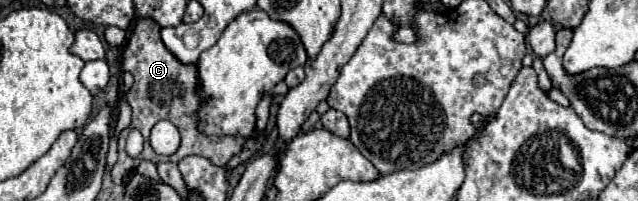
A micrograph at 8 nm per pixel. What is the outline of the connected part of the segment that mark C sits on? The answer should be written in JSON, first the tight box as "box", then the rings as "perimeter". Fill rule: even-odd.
{"box":[111,19,247,185],"perimeter":[[[141,19],[135,23],[133,27],[133,33],[123,49],[123,69],[129,71],[133,77],[135,77],[135,83],[133,87],[129,89],[129,93],[125,95],[131,109],[133,109],[133,121],[131,121],[131,127],[139,129],[143,139],[145,139],[145,149],[143,153],[137,157],[137,159],[131,159],[127,153],[125,153],[125,137],[129,133],[129,129],[121,131],[121,139],[119,139],[119,161],[117,165],[113,167],[111,171],[111,177],[113,177],[113,183],[121,185],[125,181],[125,177],[129,173],[133,173],[133,169],[139,167],[141,161],[153,161],[155,165],[157,163],[163,163],[163,161],[171,161],[171,163],[177,163],[181,161],[183,157],[187,155],[201,155],[201,157],[207,157],[213,165],[227,165],[229,159],[233,155],[239,155],[247,137],[241,137],[241,135],[221,135],[221,137],[213,137],[213,135],[205,135],[199,131],[197,127],[197,111],[199,107],[203,105],[203,99],[201,95],[197,93],[199,89],[199,75],[197,75],[197,67],[195,65],[183,65],[161,41],[161,35],[159,35],[159,25],[153,21],[153,19]],[[161,119],[167,119],[171,121],[179,133],[181,133],[181,147],[177,149],[177,153],[169,155],[169,157],[161,157],[157,155],[151,145],[149,145],[149,131],[151,127],[161,121]]]}

